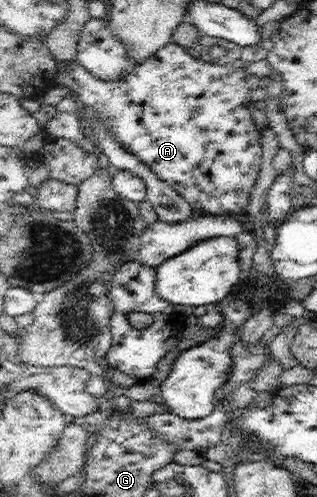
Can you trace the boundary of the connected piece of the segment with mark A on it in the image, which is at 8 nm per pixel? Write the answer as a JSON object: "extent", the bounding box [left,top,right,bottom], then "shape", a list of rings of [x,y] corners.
{"extent":[55,42,262,215],"shape":[[[172,42],[130,70],[122,81],[102,80],[73,60],[58,63],[55,83],[70,88],[84,106],[93,108],[97,116],[107,120],[112,133],[116,134],[115,139],[182,193],[199,214],[235,215],[248,210],[250,196],[262,170],[261,135],[250,111],[253,102],[248,79],[251,74],[246,64],[248,62],[242,59],[225,65],[213,64],[203,56],[192,56],[187,47]]]}

